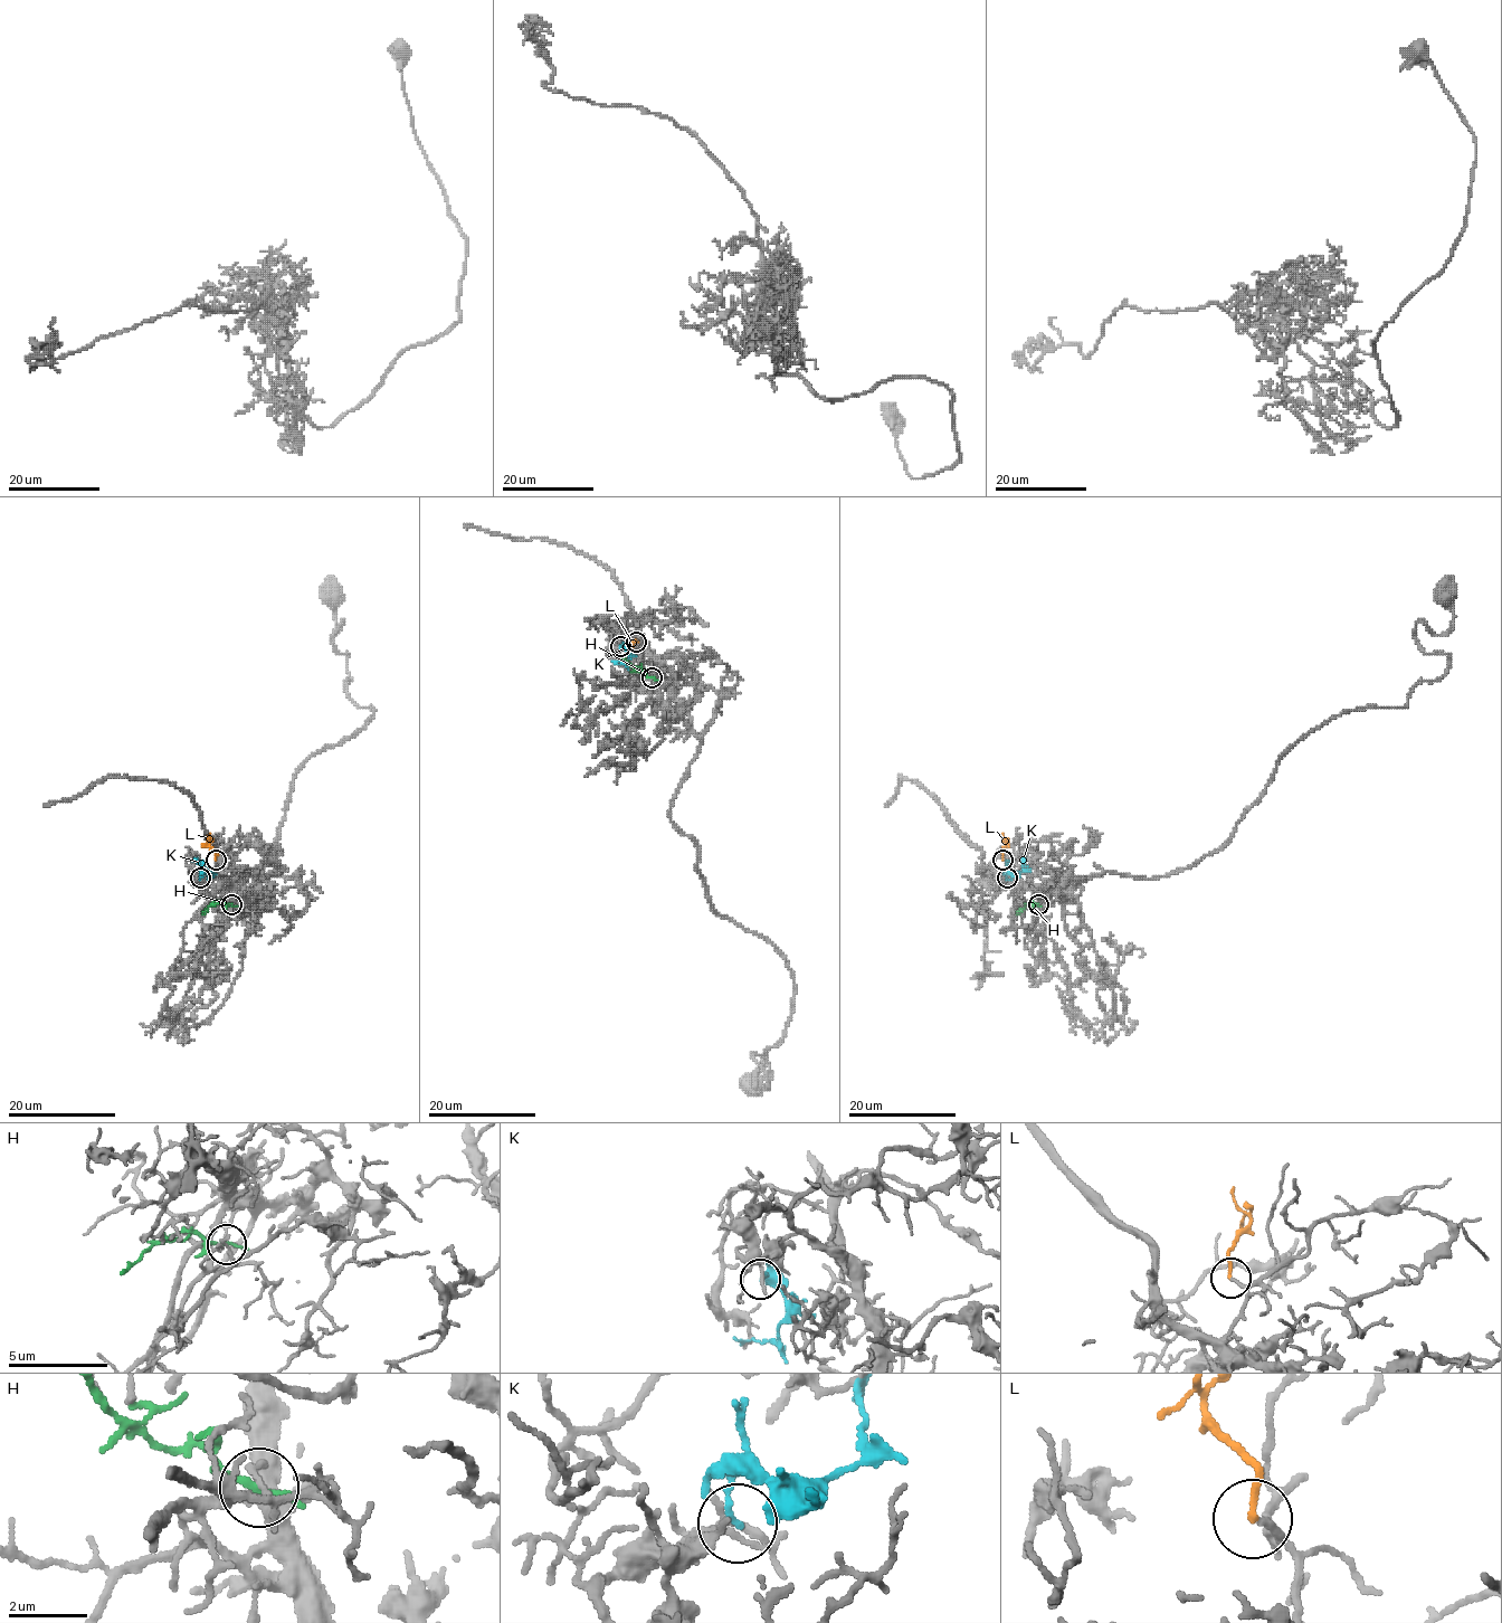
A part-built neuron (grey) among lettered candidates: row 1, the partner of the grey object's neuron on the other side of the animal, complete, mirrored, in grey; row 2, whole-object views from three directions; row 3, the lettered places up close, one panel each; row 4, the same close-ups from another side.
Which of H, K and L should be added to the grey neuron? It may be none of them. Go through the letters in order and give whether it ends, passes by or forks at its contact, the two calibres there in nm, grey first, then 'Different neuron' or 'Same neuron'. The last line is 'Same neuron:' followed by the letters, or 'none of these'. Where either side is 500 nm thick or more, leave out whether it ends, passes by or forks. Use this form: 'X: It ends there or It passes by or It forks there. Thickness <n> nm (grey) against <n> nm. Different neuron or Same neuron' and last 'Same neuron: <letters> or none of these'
H: It ends there. Thickness 110 nm (grey) against 200 nm. Different neuron
K: It ends there. Thickness 170 nm (grey) against 140 nm. Different neuron
L: It ends there. Thickness 160 nm (grey) against 180 nm. Same neuron
Same neuron: L

